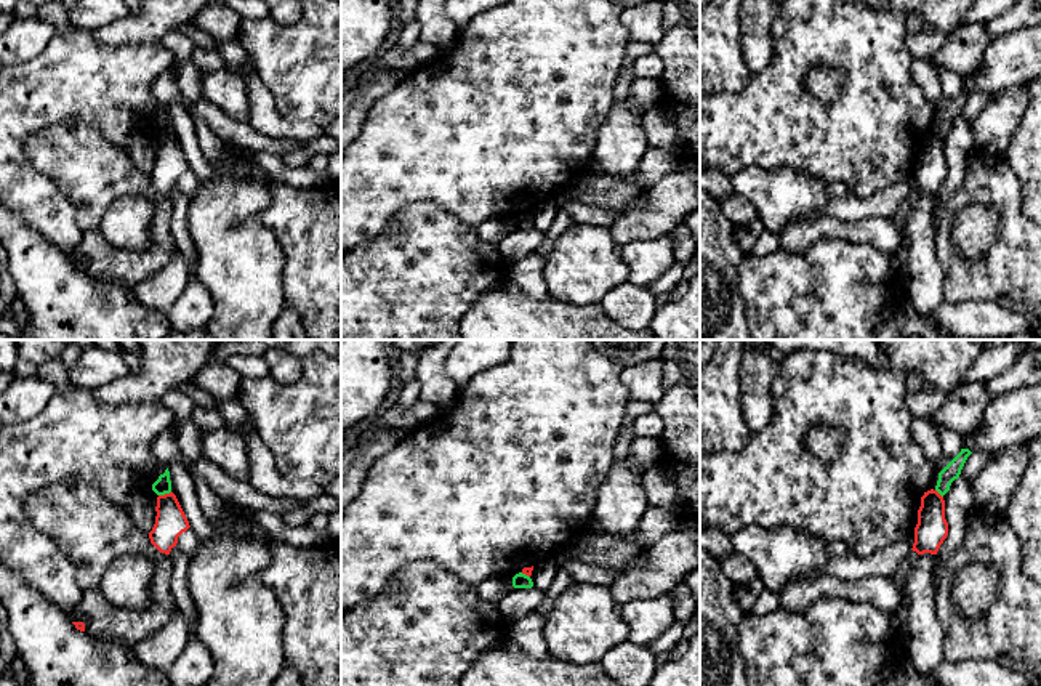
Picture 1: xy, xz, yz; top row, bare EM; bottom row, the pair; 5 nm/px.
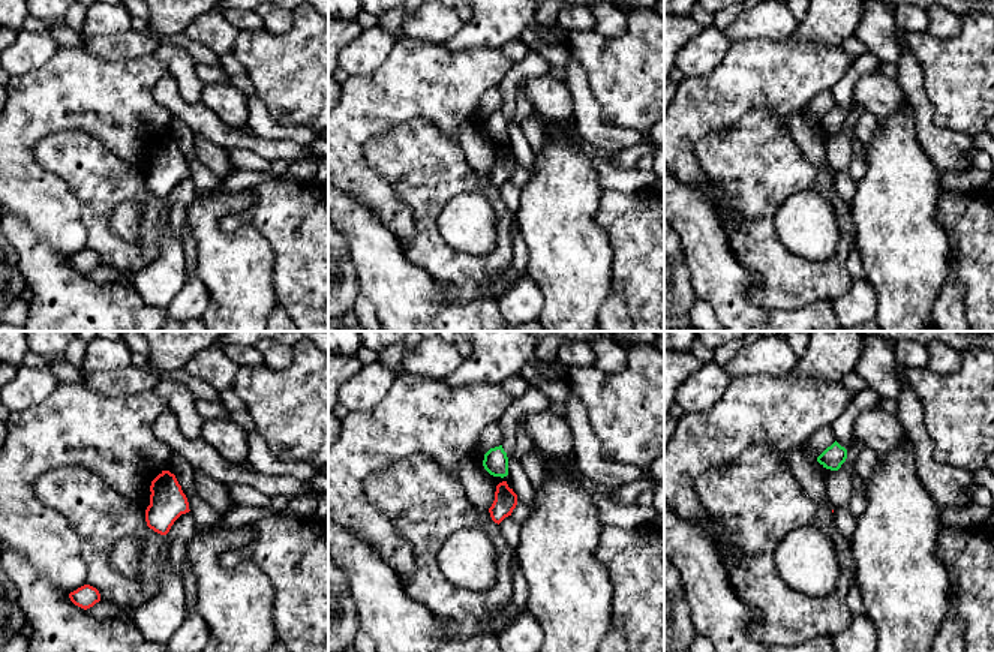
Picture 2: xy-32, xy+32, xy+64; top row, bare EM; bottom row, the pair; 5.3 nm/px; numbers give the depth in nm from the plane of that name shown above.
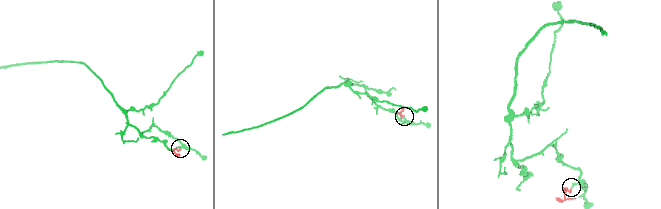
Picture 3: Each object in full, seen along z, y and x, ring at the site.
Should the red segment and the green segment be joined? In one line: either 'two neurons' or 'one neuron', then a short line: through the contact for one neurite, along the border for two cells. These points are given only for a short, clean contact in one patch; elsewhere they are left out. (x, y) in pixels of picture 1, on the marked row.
two neurons; line xy (170, 491), (159, 496)

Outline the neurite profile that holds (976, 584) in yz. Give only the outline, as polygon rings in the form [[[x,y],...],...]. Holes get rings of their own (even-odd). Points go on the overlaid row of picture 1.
[[[971,563],[955,575],[951,603],[963,619],[977,619],[996,596],[999,571],[993,564]]]

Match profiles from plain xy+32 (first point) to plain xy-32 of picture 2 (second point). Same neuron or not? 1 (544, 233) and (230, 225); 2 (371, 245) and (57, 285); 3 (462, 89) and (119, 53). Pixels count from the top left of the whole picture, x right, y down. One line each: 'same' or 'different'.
1: different
2: same
3: different

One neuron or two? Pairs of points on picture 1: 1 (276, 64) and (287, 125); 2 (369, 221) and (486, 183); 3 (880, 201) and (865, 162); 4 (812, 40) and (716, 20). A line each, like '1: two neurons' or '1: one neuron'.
1: two neurons
2: one neuron
3: two neurons
4: two neurons

